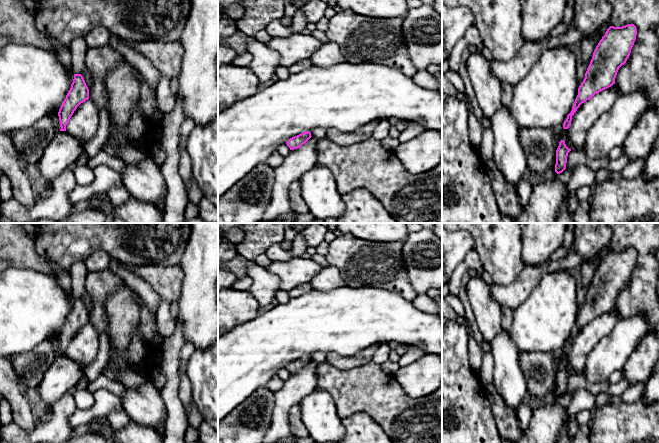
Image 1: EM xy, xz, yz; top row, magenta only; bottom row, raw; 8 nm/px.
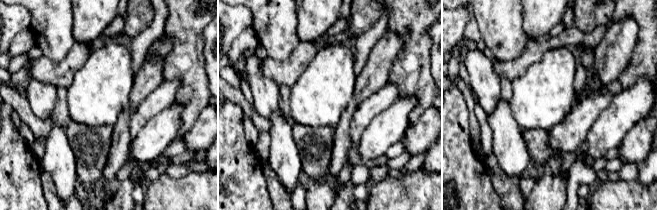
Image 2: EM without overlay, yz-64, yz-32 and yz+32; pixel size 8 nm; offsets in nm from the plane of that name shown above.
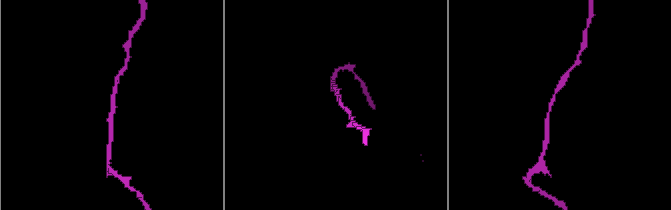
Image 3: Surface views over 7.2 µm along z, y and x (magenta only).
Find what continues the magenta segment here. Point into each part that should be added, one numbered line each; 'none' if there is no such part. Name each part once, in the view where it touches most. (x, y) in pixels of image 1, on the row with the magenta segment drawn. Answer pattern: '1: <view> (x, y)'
none

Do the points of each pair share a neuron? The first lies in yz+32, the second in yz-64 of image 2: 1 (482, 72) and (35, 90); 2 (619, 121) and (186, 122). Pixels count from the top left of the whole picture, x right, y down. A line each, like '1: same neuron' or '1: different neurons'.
1: same neuron
2: different neurons

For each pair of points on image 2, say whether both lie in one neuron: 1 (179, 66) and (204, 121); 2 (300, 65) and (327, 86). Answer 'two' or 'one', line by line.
1: two
2: two

